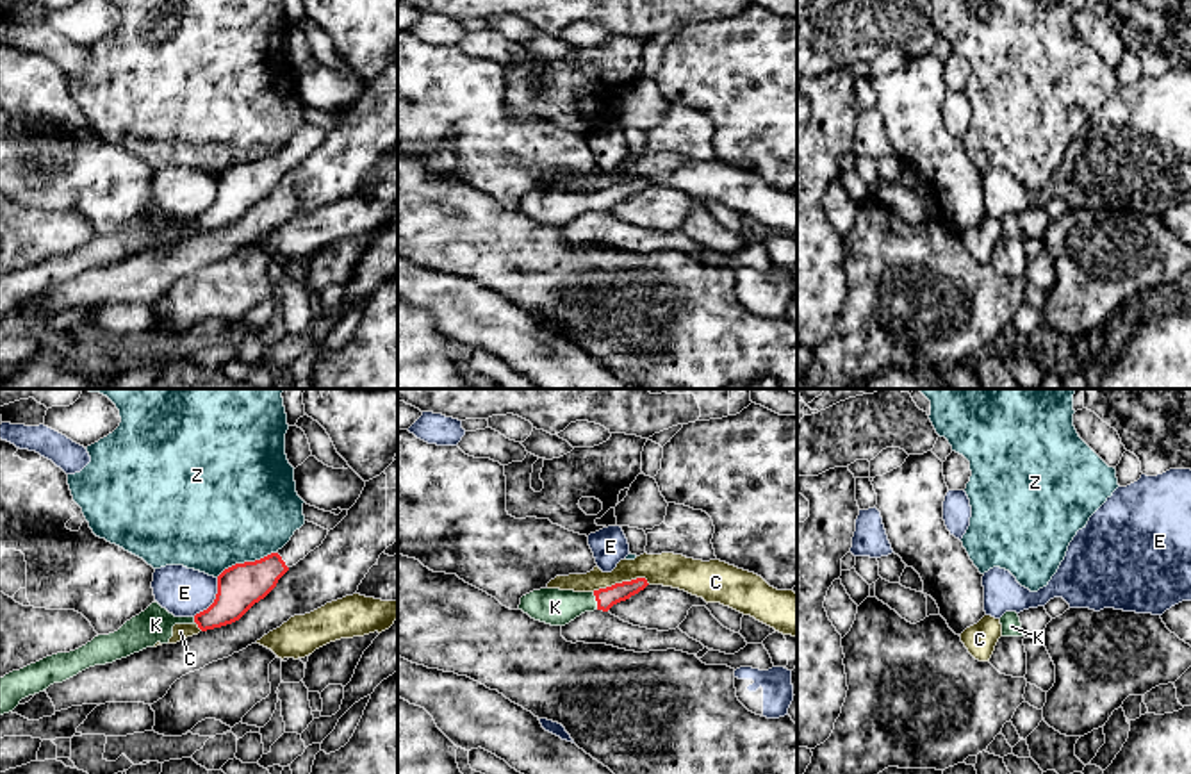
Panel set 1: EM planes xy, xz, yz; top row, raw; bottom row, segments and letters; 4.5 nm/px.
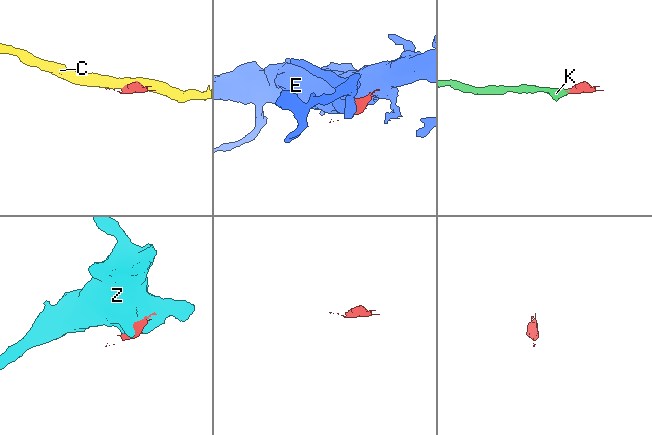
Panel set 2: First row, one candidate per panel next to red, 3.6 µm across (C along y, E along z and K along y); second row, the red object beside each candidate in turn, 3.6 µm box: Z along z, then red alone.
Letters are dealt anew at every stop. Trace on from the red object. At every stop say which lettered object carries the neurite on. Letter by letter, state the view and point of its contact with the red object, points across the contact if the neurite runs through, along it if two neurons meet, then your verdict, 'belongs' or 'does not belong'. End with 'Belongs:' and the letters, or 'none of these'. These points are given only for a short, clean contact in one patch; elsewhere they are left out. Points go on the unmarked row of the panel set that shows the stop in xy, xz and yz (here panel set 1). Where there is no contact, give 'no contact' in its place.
C: meets red in xz at (623, 182); does not belong
E: meets red in xy at (214, 200); border along xy (218, 179), (216, 198), (193, 216); does not belong
K: meets red in xz at (596, 200); runs through xz (607, 198), (596, 200), (555, 207); belongs
Z: meets red in xy at (245, 163); does not belong
Belongs: K

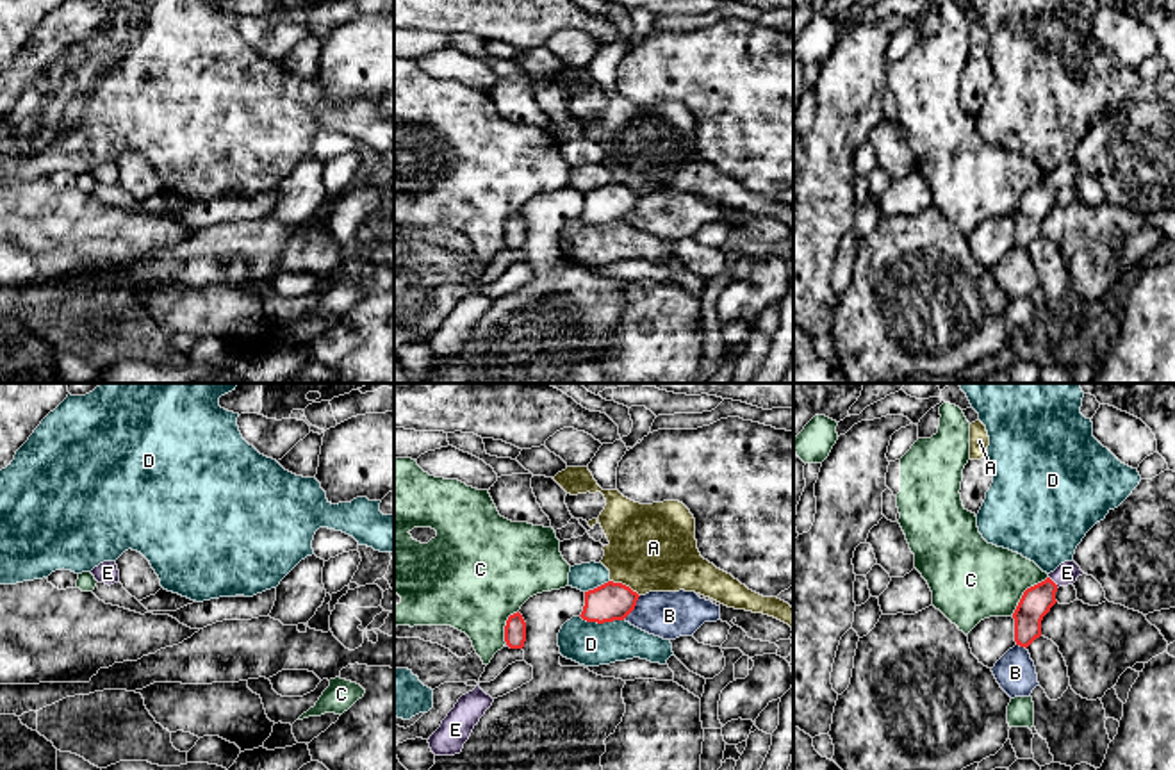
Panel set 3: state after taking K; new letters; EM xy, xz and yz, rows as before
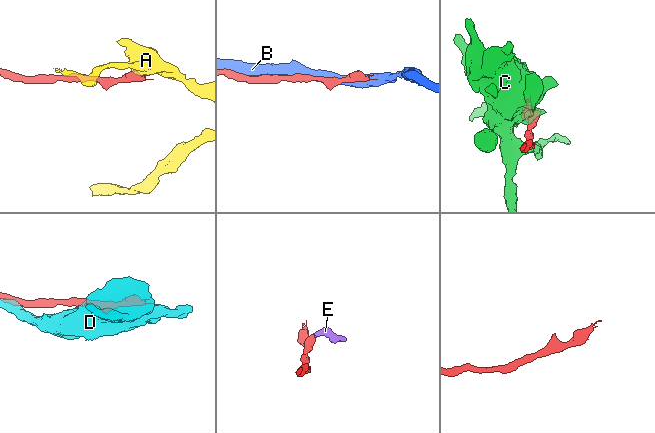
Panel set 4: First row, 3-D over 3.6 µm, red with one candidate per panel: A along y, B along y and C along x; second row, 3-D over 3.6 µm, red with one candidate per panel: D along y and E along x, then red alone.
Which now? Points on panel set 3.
A: meets red in xz at (624, 186); border along xz (610, 180), (628, 186), (639, 196); does not belong
B: meets red in xz at (633, 209); does not belong
C: meets red in yz at (1024, 193); border along yz (1047, 177), (1024, 193), (1011, 214); does not belong
D: meets red in xz at (601, 223); does not belong
E: meets red in yz at (1052, 182); runs through yz (1036, 202), (1052, 182), (1067, 173); belongs
Belongs: E

